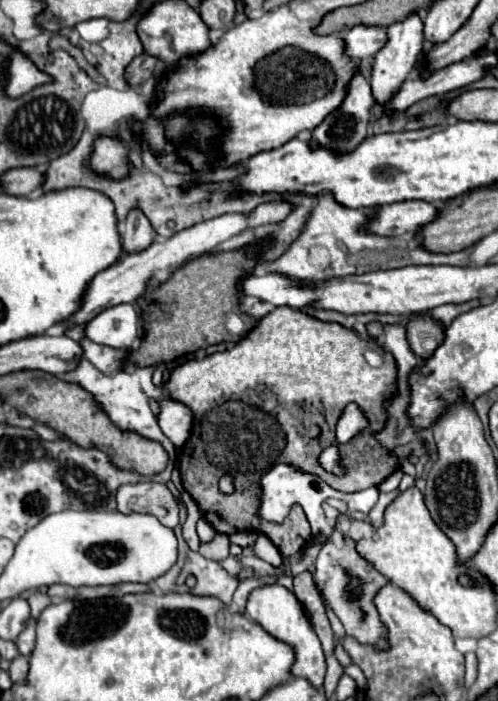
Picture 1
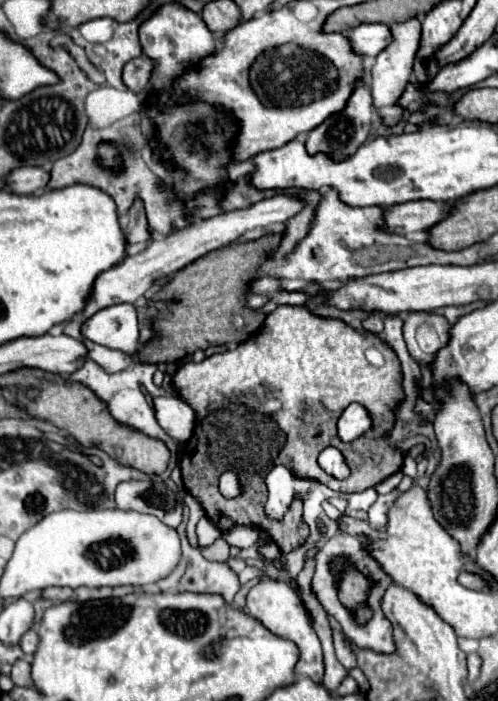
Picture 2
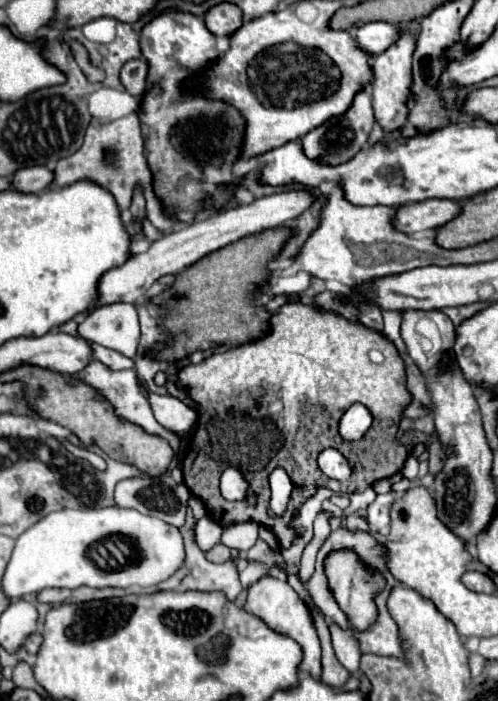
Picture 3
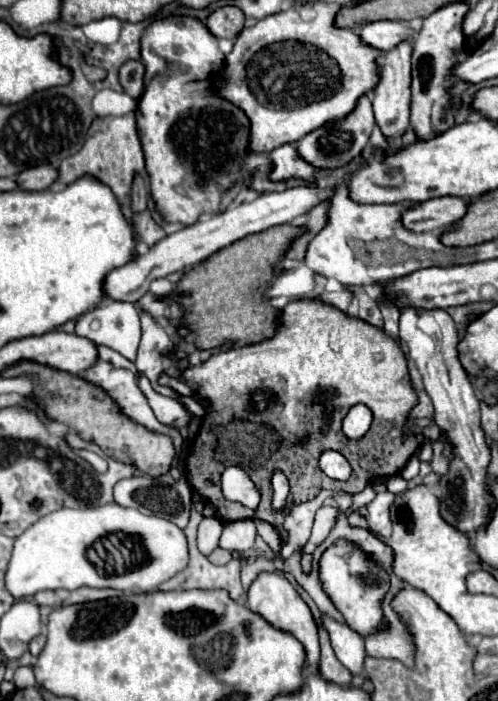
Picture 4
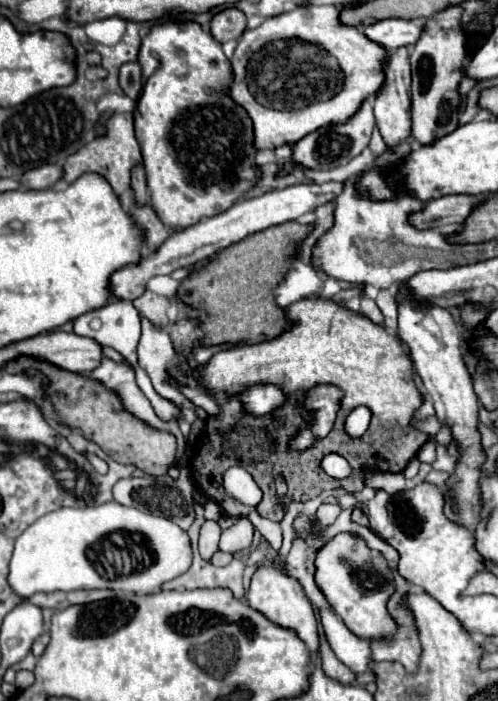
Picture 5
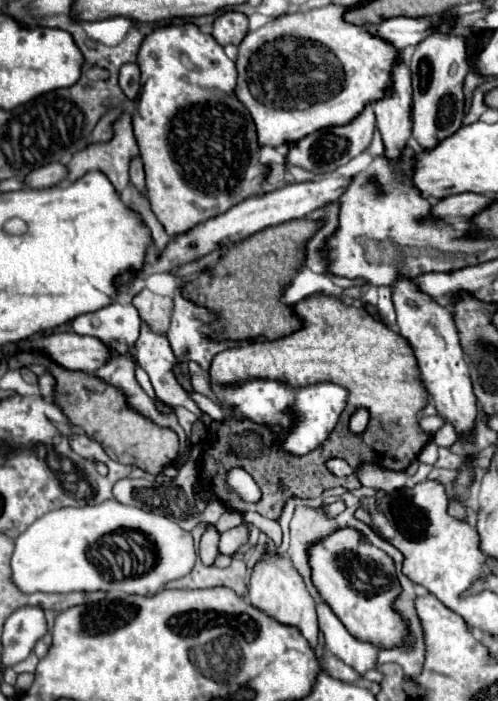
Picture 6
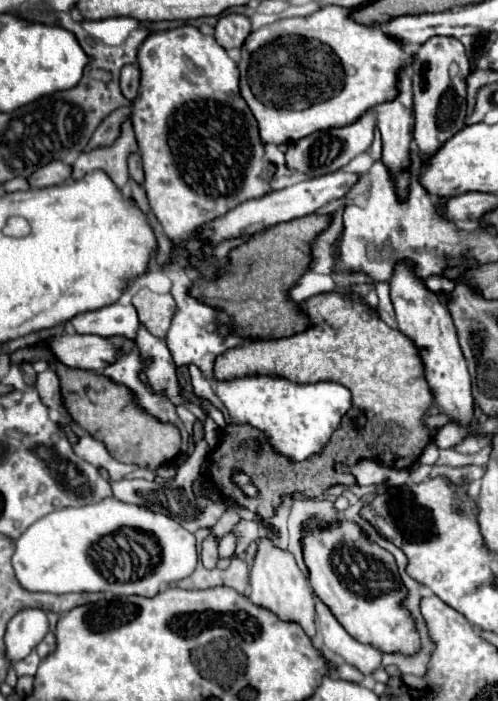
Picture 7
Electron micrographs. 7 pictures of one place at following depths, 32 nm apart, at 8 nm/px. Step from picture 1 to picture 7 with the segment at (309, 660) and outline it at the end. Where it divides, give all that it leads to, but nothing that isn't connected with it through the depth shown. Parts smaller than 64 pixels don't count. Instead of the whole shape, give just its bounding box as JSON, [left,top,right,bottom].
[250,536,314,638]

